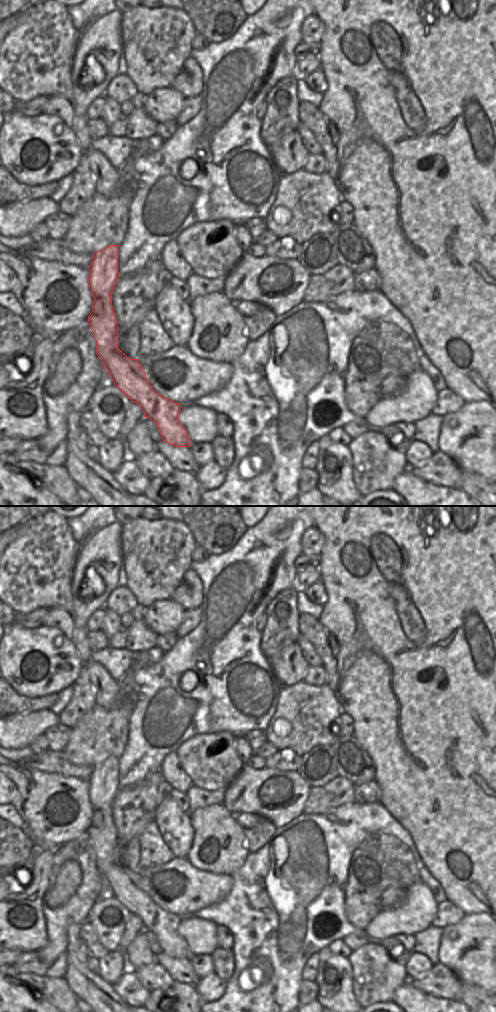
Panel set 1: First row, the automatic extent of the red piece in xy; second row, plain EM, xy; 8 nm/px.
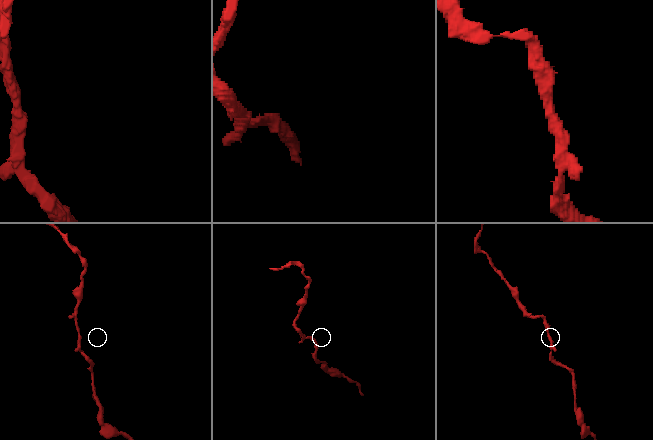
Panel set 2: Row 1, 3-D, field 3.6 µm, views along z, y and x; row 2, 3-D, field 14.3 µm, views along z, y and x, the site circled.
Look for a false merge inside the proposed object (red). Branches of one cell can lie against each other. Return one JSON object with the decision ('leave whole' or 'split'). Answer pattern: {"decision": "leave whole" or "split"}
{"decision": "leave whole"}

